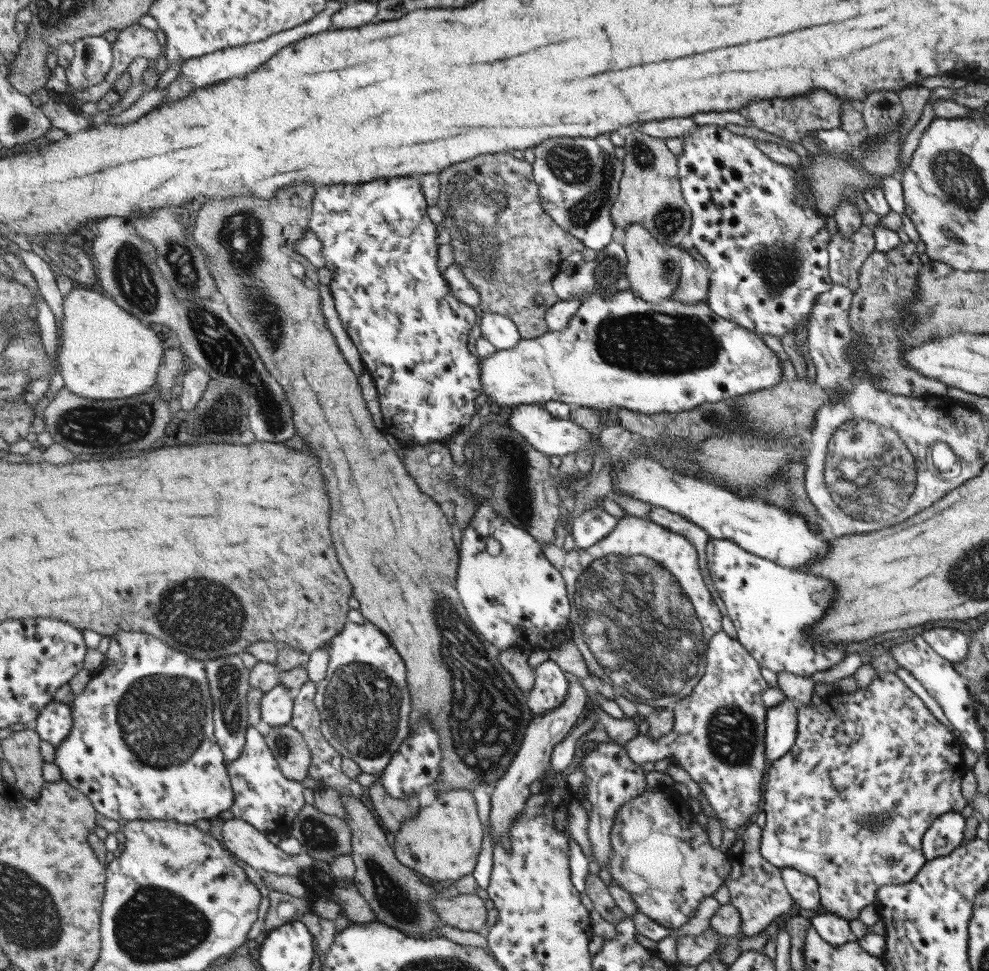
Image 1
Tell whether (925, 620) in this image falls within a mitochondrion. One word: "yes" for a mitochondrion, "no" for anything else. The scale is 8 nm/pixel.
no

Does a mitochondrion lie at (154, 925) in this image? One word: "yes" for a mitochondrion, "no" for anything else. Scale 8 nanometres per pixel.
yes

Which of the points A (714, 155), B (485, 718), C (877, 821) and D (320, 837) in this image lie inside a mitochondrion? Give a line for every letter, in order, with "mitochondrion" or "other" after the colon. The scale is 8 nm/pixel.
A: other
B: mitochondrion
C: mitochondrion
D: mitochondrion

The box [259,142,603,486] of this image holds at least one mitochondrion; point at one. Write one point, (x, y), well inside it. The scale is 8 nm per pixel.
(476, 206)

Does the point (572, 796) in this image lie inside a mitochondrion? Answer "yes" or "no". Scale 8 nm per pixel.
no

